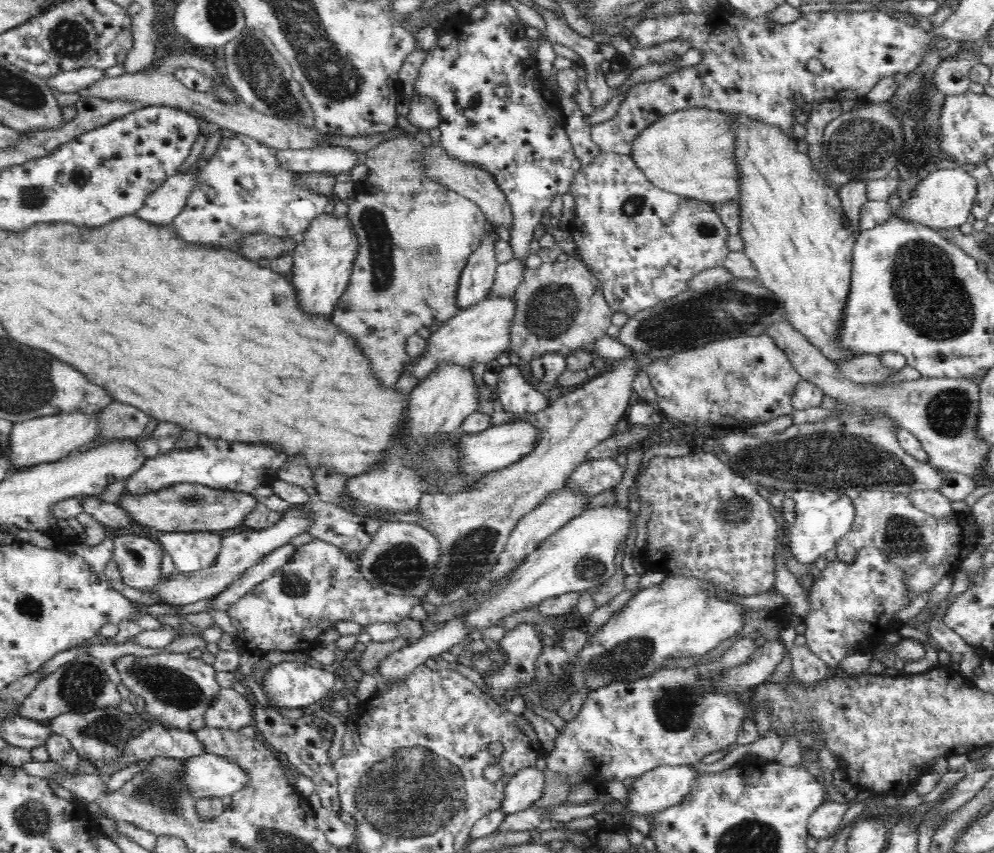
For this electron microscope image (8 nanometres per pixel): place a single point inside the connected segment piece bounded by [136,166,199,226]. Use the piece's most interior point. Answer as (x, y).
(161, 206)

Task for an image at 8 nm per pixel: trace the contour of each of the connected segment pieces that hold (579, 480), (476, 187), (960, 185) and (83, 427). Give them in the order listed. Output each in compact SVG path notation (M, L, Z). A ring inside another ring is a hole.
M615 457L595 458L581 462L572 476L566 480L568 487L578 487L582 493L594 496L606 489L614 488L622 482L626 466L616 462Z
M433 144L426 148L426 152L424 152L424 166L422 168L426 169L428 177L438 179L442 185L446 185L446 187L450 187L458 194L462 194L474 201L483 210L489 222L492 222L494 225L502 224L506 230L512 230L514 217L510 203L507 201L505 194L498 188L498 185L495 184L495 180L489 172L473 168L469 164L461 164L461 162L450 158L440 144Z
M942 168L930 172L916 186L908 204L902 204L898 216L916 224L926 225L934 230L951 229L968 222L974 200L978 194L978 179L962 168Z
M79 412L58 413L13 423L10 438L8 438L10 446L8 446L8 452L5 452L5 458L7 458L5 474L16 474L20 470L32 468L32 466L58 462L76 448L96 440L98 431L95 426L98 415L99 412L92 414L92 416L83 416Z

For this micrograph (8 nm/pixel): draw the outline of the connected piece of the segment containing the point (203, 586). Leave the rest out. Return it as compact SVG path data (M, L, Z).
M289 508L282 514L282 520L278 524L270 526L270 528L233 533L224 537L221 542L220 554L218 554L214 566L192 572L173 572L170 580L160 582L160 584L150 587L147 591L150 592L152 600L156 600L158 604L167 604L173 610L180 606L186 606L186 604L194 604L194 602L200 602L200 600L214 598L214 596L226 590L226 587L230 584L239 580L247 568L258 564L262 558L290 542L296 535L304 533L309 522L309 516L305 512L301 512L299 508Z

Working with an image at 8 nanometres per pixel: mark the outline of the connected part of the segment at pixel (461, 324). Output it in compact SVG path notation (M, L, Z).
M491 295L468 308L460 309L457 316L450 318L427 339L428 352L420 359L414 359L406 373L410 373L422 382L436 366L440 364L460 364L471 367L474 364L486 364L497 359L502 352L510 349L512 330L516 324L517 307L514 296Z

